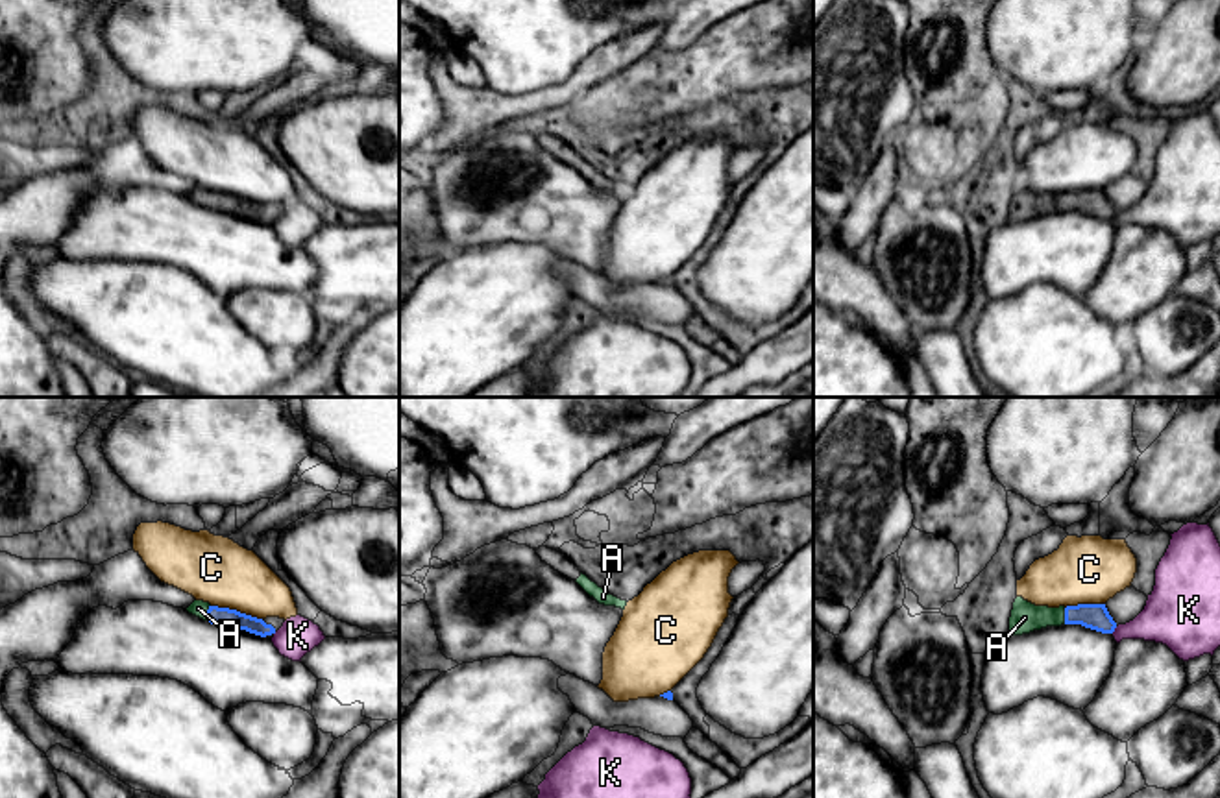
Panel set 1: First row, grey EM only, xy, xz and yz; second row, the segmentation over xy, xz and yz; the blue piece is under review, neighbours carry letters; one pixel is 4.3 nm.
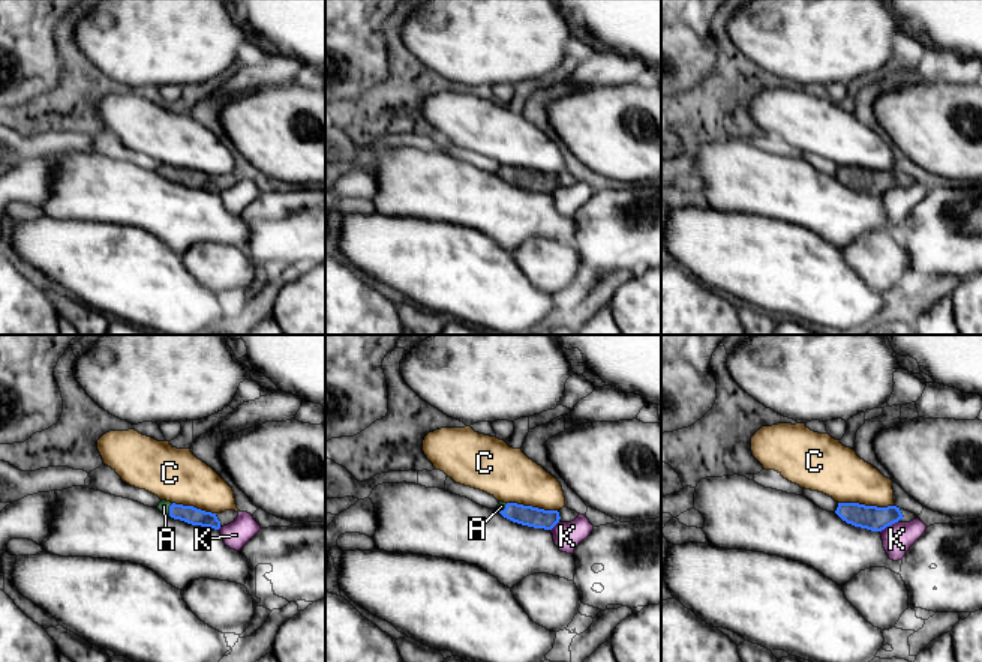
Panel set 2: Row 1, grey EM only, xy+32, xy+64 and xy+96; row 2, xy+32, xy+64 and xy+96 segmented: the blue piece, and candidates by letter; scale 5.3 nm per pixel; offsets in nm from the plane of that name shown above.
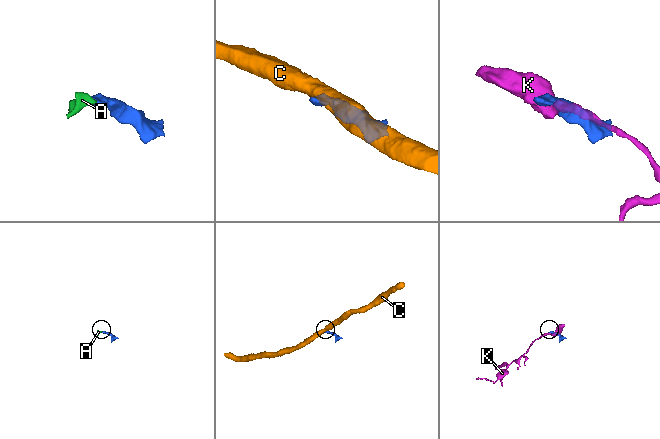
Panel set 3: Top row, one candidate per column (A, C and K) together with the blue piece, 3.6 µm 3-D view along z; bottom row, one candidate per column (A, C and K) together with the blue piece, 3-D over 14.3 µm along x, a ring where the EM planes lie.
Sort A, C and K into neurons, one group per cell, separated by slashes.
A / C / K

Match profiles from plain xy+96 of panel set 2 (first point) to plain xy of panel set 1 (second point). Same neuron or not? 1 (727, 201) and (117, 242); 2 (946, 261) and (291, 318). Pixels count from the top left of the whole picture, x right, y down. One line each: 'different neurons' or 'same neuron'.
1: same neuron
2: different neurons

